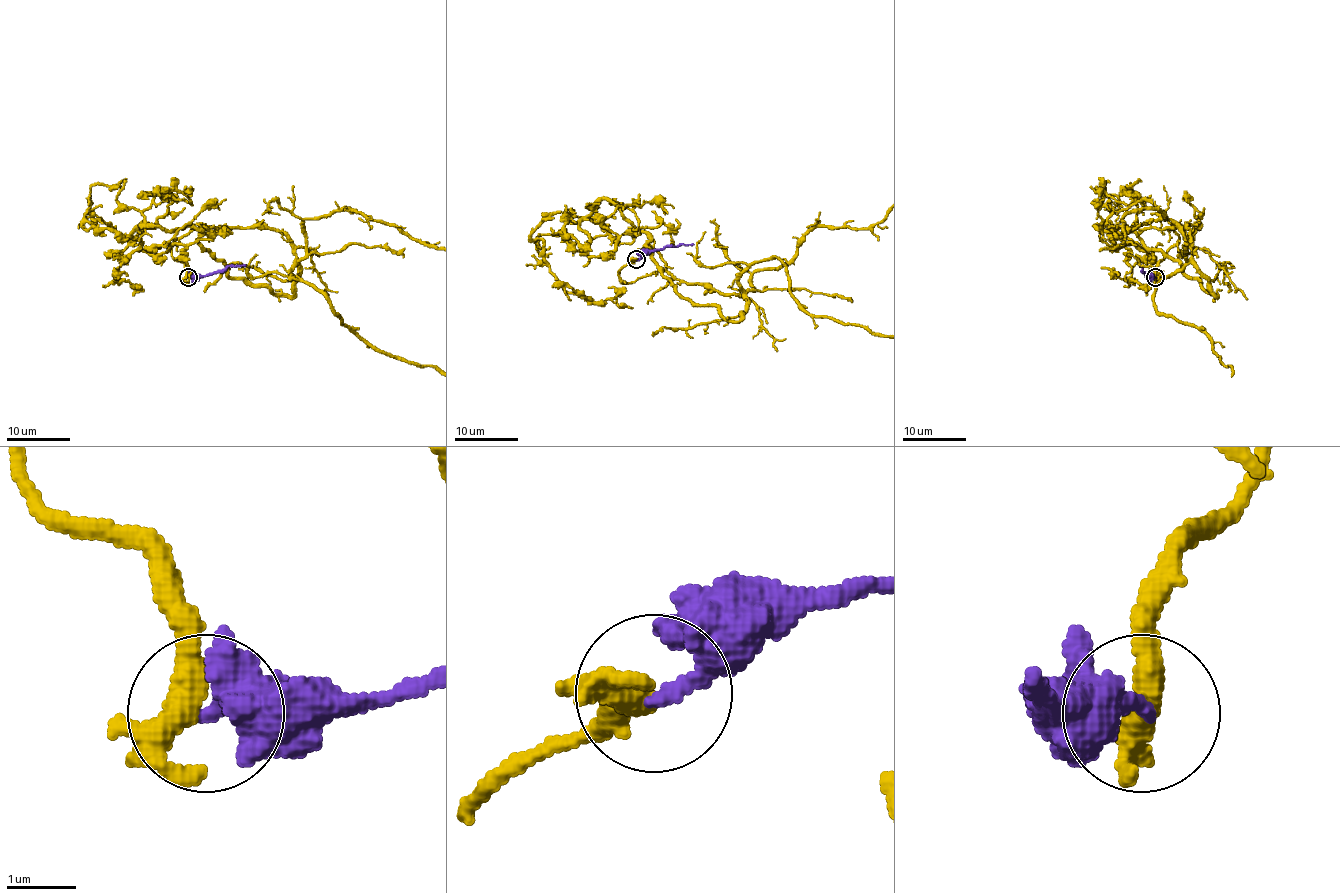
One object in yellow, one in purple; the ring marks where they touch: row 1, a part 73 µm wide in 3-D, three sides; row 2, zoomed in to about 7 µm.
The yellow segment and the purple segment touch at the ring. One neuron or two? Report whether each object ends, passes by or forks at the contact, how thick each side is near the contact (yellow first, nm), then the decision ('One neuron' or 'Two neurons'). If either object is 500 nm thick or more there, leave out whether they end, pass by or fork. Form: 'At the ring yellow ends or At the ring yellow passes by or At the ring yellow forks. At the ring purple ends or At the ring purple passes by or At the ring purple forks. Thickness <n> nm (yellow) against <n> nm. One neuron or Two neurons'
At the ring yellow forks. At the ring purple ends. Thickness 320 nm (yellow) against 240 nm. Two neurons

